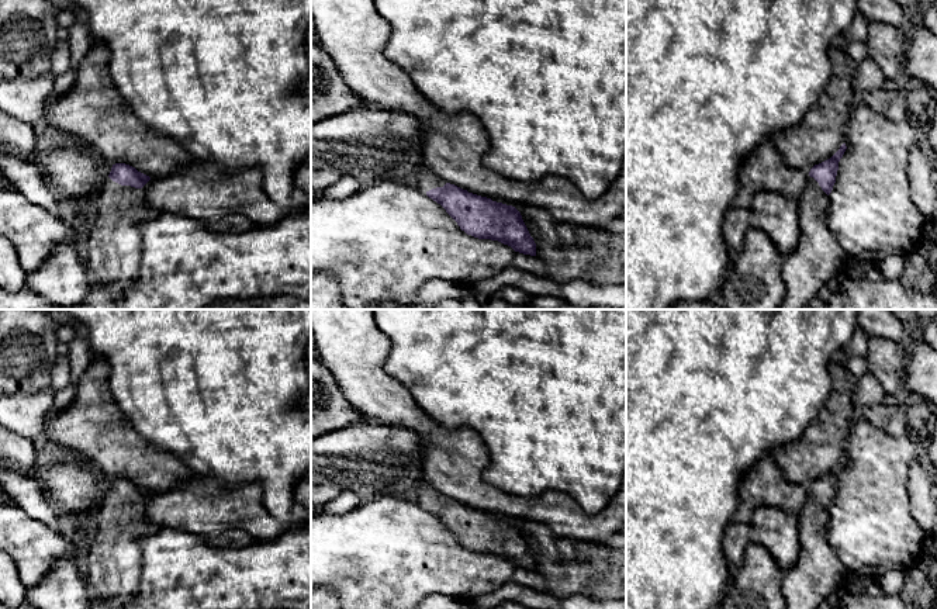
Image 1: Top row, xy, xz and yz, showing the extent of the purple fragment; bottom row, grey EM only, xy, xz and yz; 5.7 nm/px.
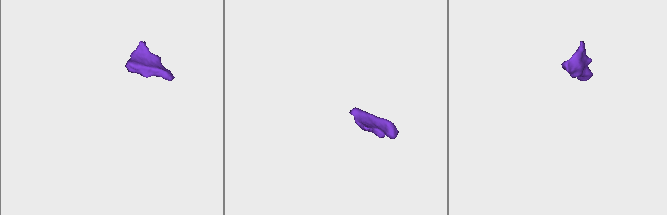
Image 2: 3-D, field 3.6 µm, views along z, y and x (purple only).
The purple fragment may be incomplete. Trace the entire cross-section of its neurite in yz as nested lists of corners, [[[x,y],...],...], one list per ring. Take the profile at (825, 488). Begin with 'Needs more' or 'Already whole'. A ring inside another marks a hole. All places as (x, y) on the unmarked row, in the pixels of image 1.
Needs more. [[[843,459],[830,474],[815,480],[808,489],[806,504],[798,513],[798,560],[782,579],[785,609],[822,609],[834,594],[843,591],[848,574],[827,541],[827,526],[829,509],[836,498],[839,477],[846,464]]]

